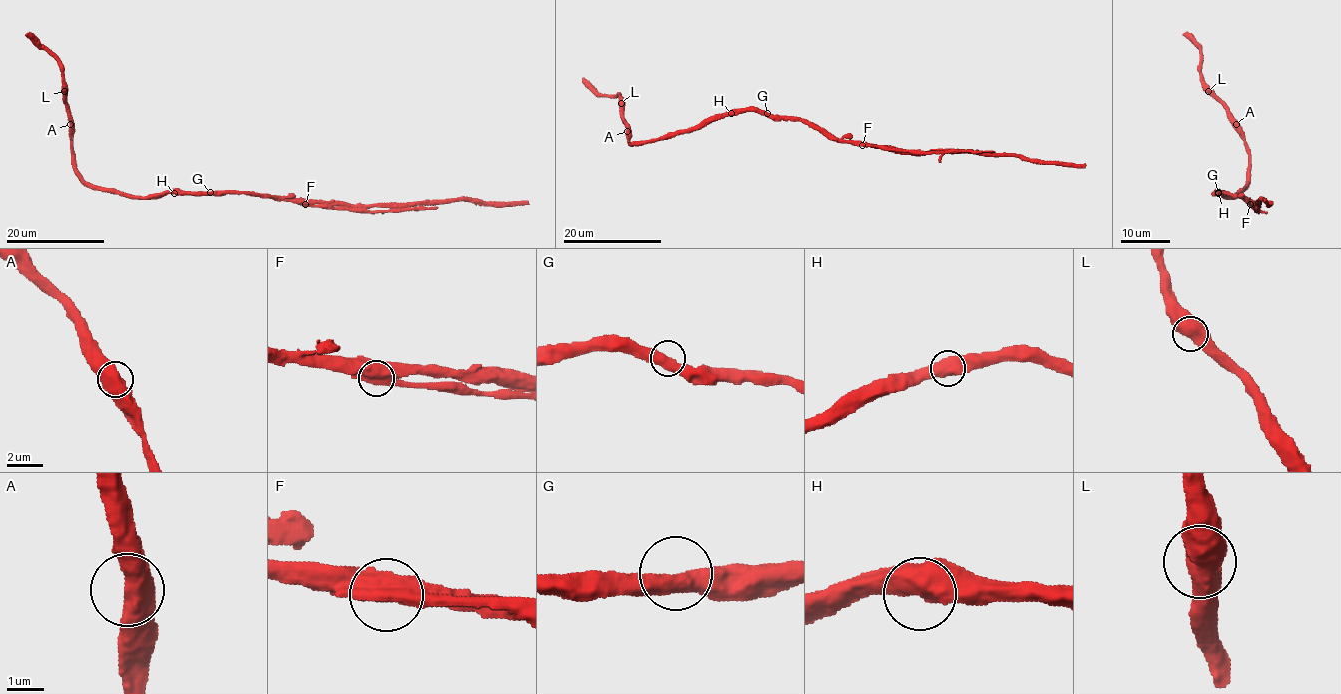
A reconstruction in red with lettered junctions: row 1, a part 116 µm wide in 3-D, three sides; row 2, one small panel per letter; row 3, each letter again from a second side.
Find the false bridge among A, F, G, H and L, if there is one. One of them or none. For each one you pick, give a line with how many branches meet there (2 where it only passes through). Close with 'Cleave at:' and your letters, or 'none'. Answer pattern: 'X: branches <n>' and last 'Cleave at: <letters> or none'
F: branches 2
Cleave at: F

